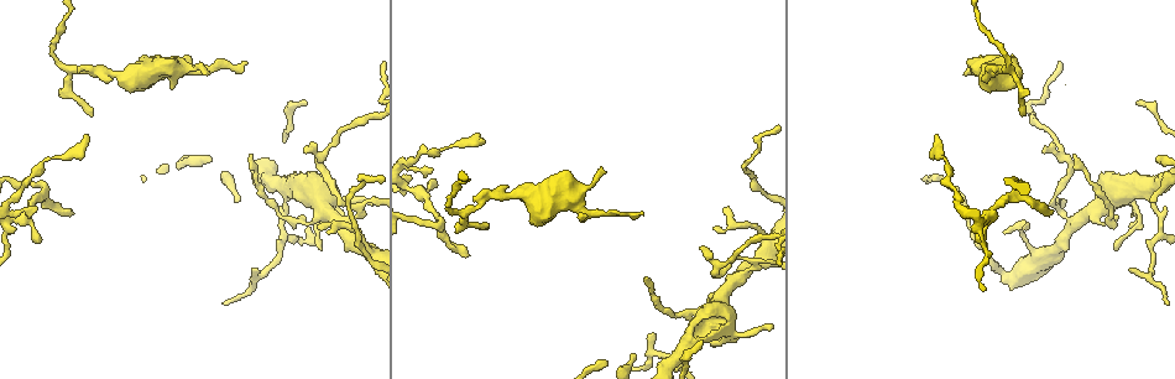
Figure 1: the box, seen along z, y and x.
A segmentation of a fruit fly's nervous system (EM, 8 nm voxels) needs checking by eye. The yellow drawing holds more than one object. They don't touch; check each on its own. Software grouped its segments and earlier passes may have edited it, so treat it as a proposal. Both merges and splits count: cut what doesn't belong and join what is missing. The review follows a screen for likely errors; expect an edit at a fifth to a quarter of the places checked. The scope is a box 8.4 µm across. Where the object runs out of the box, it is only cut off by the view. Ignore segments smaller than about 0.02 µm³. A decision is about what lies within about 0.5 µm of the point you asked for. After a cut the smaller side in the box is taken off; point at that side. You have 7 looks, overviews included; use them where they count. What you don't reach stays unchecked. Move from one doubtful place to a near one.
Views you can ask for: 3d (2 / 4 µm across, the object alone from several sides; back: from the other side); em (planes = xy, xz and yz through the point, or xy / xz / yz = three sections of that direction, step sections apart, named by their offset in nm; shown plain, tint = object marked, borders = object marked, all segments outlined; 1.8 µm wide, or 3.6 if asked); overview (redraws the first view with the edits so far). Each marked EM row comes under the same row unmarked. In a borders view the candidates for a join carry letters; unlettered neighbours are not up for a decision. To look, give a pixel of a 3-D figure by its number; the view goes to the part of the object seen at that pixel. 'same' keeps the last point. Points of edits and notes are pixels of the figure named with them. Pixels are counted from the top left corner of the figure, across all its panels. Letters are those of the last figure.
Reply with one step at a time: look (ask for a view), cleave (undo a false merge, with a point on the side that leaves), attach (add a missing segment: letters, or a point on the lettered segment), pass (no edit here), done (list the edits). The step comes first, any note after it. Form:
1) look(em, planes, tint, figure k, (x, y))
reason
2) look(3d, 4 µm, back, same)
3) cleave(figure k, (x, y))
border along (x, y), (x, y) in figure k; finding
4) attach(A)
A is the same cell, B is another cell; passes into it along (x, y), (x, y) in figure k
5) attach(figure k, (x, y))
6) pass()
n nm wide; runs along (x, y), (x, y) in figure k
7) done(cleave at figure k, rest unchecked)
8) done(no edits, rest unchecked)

look(3d, 4 µm, figure 1, (87, 134))
branch stops here

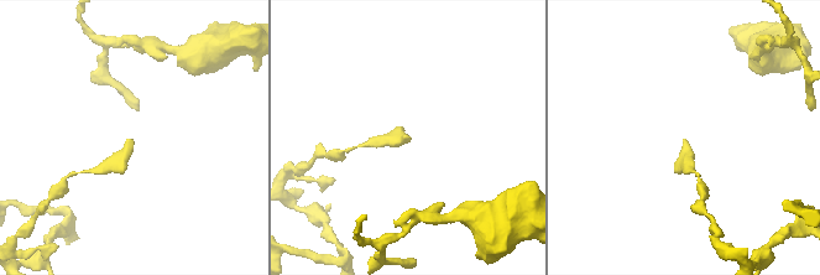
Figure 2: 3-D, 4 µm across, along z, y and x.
look(em, yz, step 8, tint, figure 2, (132, 142))
need the tissue

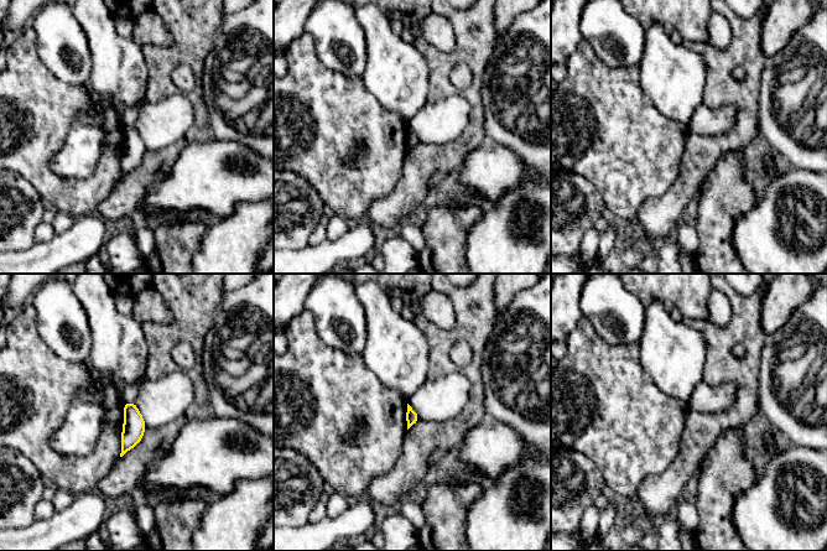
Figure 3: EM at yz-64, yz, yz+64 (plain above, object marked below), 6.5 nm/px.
look(em, planes, borders, same)
another direction

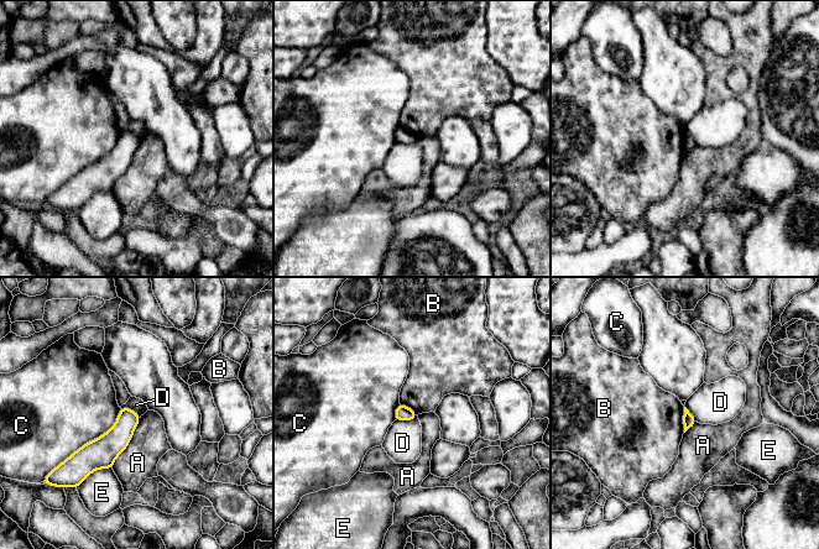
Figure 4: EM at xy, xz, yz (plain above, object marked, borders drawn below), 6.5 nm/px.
pass()
A, B, C, D and E are other cells; none of them fits

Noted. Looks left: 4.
look(3d, 2 µm, figure 1, (641, 214))
free end

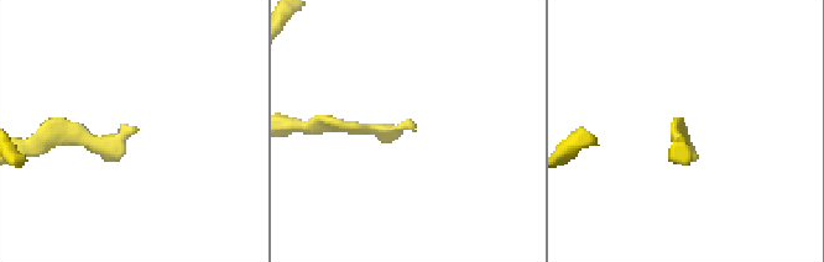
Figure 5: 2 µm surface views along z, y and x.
look(em, yz, step 4, tint, figure 5, (137, 129))
now the EM

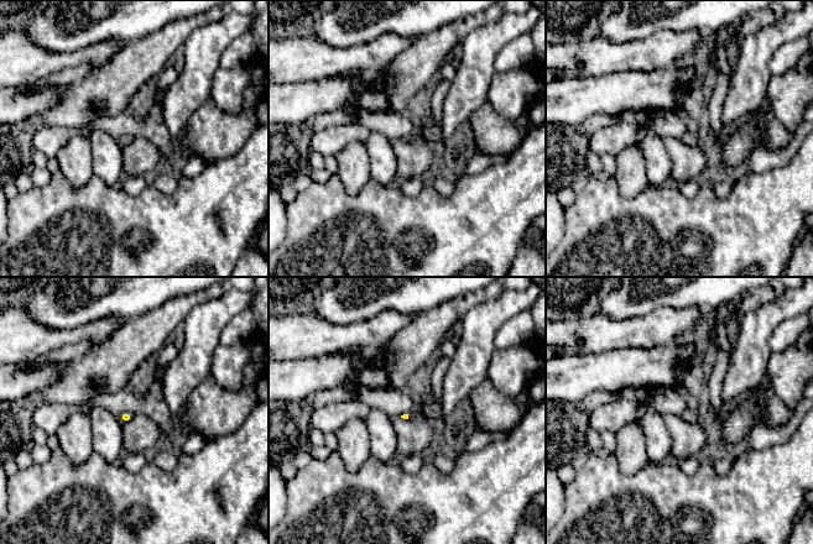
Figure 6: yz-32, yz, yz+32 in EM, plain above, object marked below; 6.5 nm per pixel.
look(em, planes, borders, same)
another direction

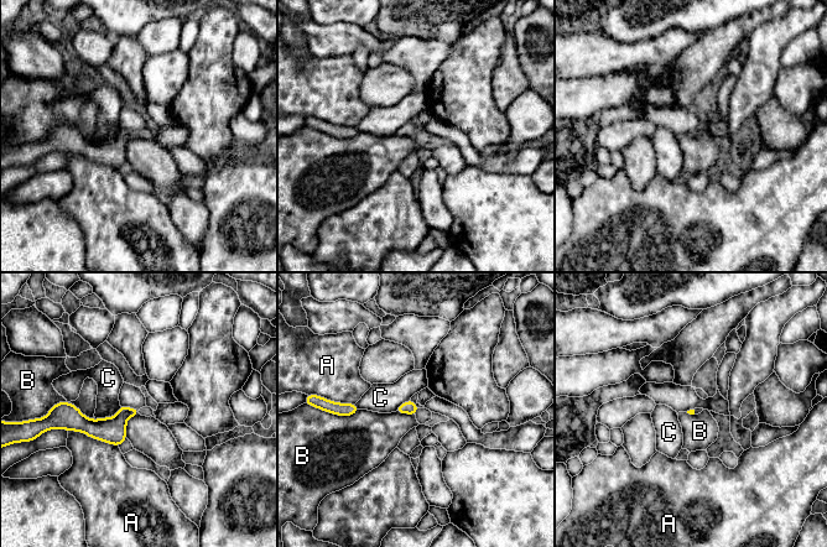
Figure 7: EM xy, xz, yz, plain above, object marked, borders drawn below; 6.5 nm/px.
pass()
A, B and C are other cells; runs along (64, 405), (87, 426), (135, 411) in figure 7; none of them fits

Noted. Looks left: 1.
look(em, xz, step 8, borders, figure 1, (292, 190))
small branch off a trunk

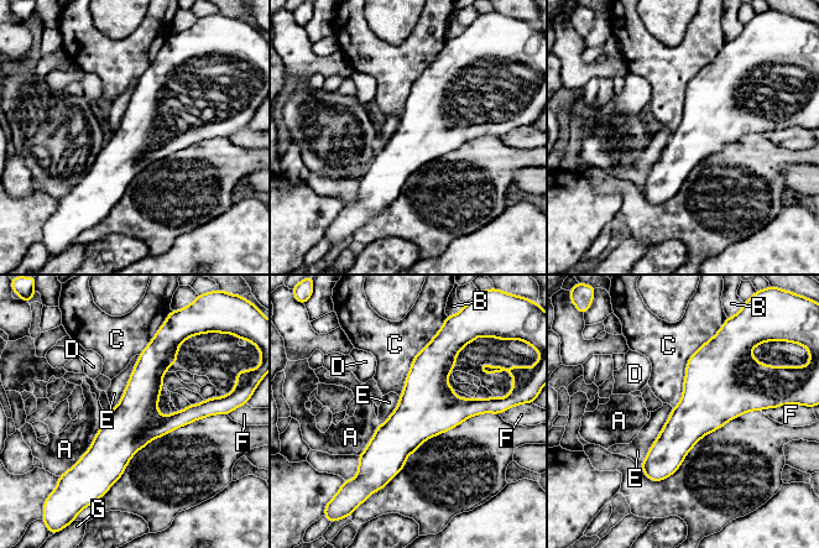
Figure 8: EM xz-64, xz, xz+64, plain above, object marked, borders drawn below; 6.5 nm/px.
pass()
A, B, C, D, E, F and G are other cells; border along (673, 408), (641, 468) in figure 8; one cell here

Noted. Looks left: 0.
done(no edits, rest unchecked)

